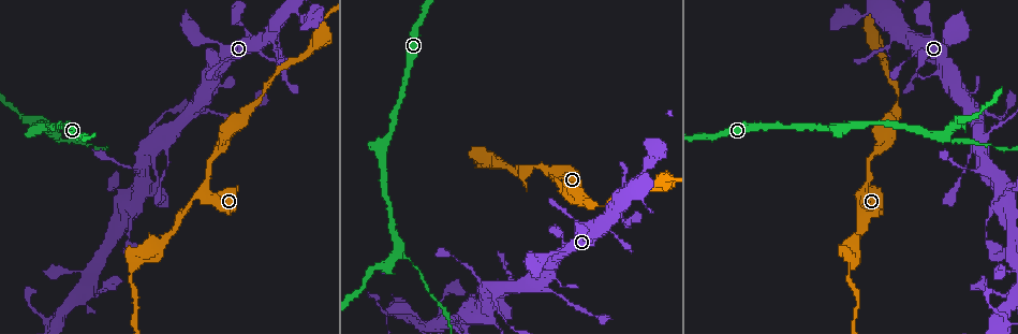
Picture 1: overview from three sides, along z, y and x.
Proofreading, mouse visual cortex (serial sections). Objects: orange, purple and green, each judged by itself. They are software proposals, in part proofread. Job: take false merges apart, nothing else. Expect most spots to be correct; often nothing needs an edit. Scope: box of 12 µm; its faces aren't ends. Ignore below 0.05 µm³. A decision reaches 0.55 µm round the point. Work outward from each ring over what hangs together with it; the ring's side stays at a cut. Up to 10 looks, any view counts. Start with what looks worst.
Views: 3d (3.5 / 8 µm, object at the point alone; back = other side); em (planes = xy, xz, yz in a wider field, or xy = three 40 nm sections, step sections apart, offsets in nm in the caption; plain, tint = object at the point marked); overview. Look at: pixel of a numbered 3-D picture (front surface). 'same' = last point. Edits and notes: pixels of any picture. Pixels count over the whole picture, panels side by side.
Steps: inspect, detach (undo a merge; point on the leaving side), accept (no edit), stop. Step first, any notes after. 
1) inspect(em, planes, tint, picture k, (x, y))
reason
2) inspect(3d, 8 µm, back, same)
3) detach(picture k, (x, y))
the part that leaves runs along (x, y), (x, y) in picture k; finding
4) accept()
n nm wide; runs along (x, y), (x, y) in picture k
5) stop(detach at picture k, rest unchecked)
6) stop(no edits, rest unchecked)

inspect(3d, 8 µm, picture 1, (539, 165))
two arms in line, one across

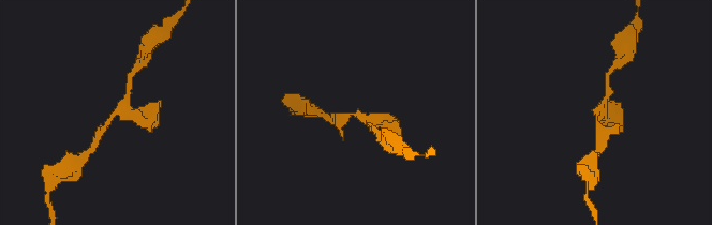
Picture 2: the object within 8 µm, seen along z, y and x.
inspect(em, xy, step 2, tint, picture 2, (359, 115))
3 arms; arms of 200, 200, 350 nm

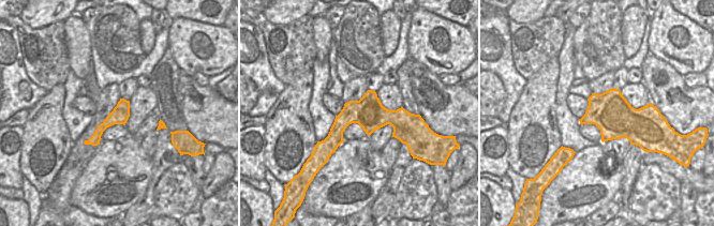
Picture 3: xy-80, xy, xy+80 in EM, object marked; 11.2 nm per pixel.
accept()
runs along (405, 119), (350, 117), (325, 142) in picture 3; all the same cell

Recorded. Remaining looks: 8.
inspect(3d, 3.5 µm, back, picture 1, (130, 198))
abrupt turn

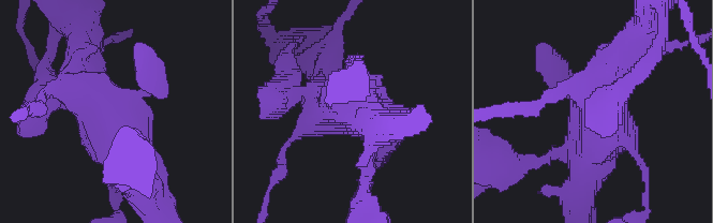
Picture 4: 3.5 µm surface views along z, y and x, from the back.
inspect(em, xy, step 2, tint, picture 4, (118, 107))

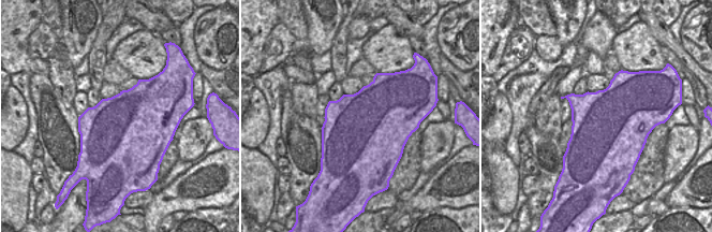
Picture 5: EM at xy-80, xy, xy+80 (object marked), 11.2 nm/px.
inspect(em, xy, step 3, tint, same)

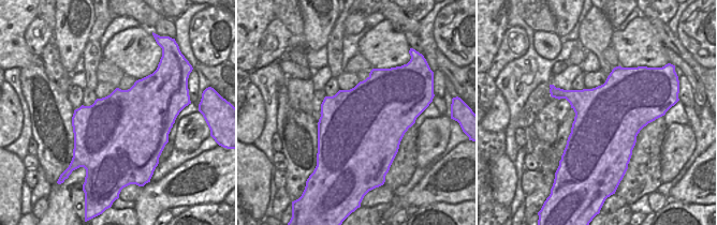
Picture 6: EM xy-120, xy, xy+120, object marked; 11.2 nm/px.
accept()
runs along (82, 62), (82, 91), (137, 180) in picture 4; continuous, no second cell

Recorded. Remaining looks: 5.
inspect(3d, 3.5 µm, back, picture 1, (493, 160))
side arm on a straight run

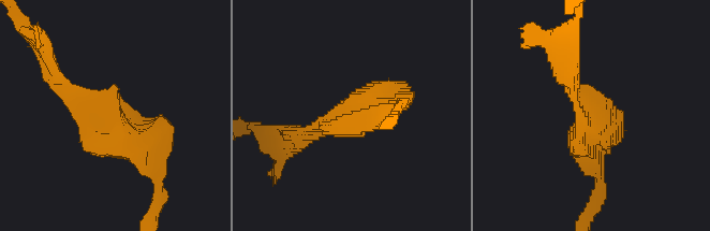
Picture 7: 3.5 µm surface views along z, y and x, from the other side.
inspect(em, xy, step 3, tint, picture 7, (111, 130))

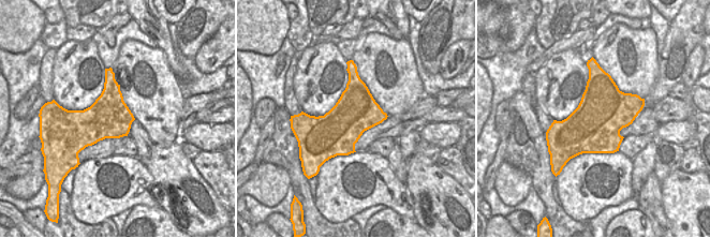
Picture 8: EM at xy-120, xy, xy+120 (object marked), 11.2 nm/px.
accept()
runs along (63, 89), (159, 182) in picture 7; all the same cell

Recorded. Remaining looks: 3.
inspect(em, xy, step 5, tint, picture 1, (400, 253))
three arms meet

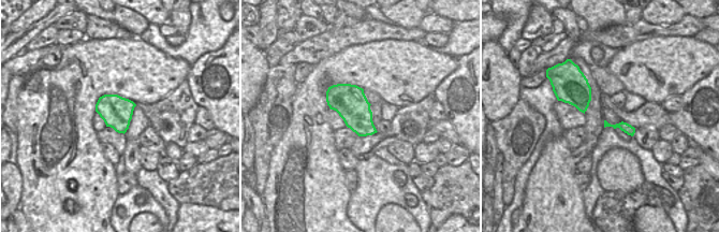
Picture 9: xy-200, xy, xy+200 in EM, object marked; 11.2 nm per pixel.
inspect(3d, 3.5 µm, back, same)

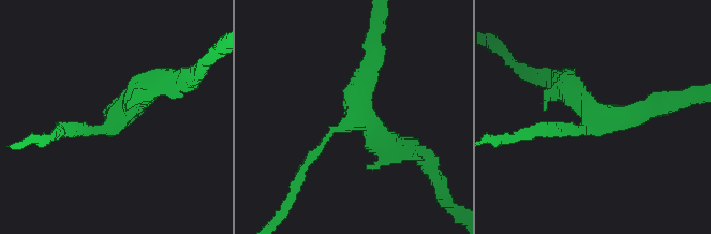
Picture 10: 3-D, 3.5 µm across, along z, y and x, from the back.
accept()
3 arms; runs along (372, 49), (355, 113), (405, 148) in picture 10; all the same cell

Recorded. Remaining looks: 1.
stop(no edits, rest unchecked)

